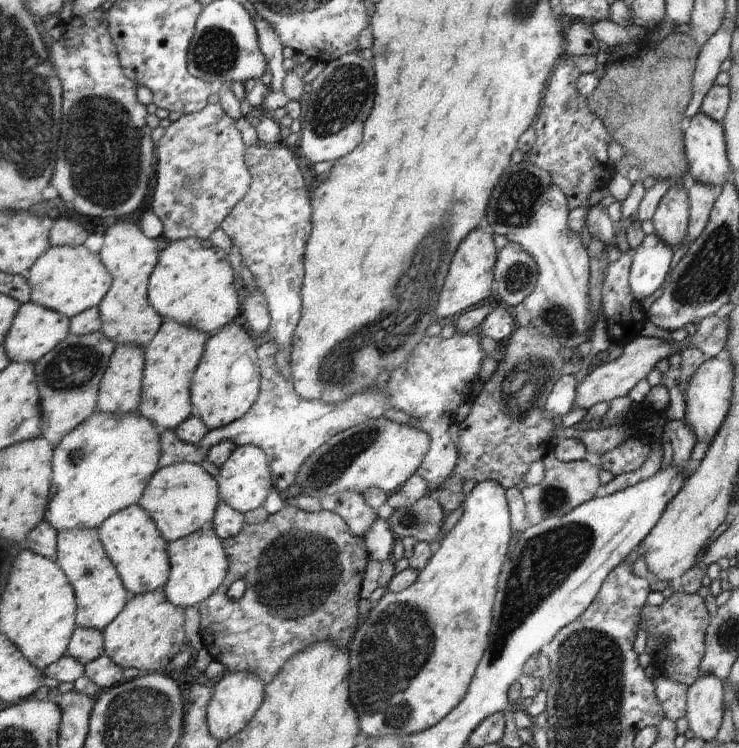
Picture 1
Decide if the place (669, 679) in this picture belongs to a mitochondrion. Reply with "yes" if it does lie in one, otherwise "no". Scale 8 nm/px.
no

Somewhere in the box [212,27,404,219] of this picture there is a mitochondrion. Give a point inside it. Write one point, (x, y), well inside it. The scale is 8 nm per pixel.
(346, 93)

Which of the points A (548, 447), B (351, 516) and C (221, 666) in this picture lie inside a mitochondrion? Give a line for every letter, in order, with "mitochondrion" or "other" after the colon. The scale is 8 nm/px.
A: other
B: other
C: other

